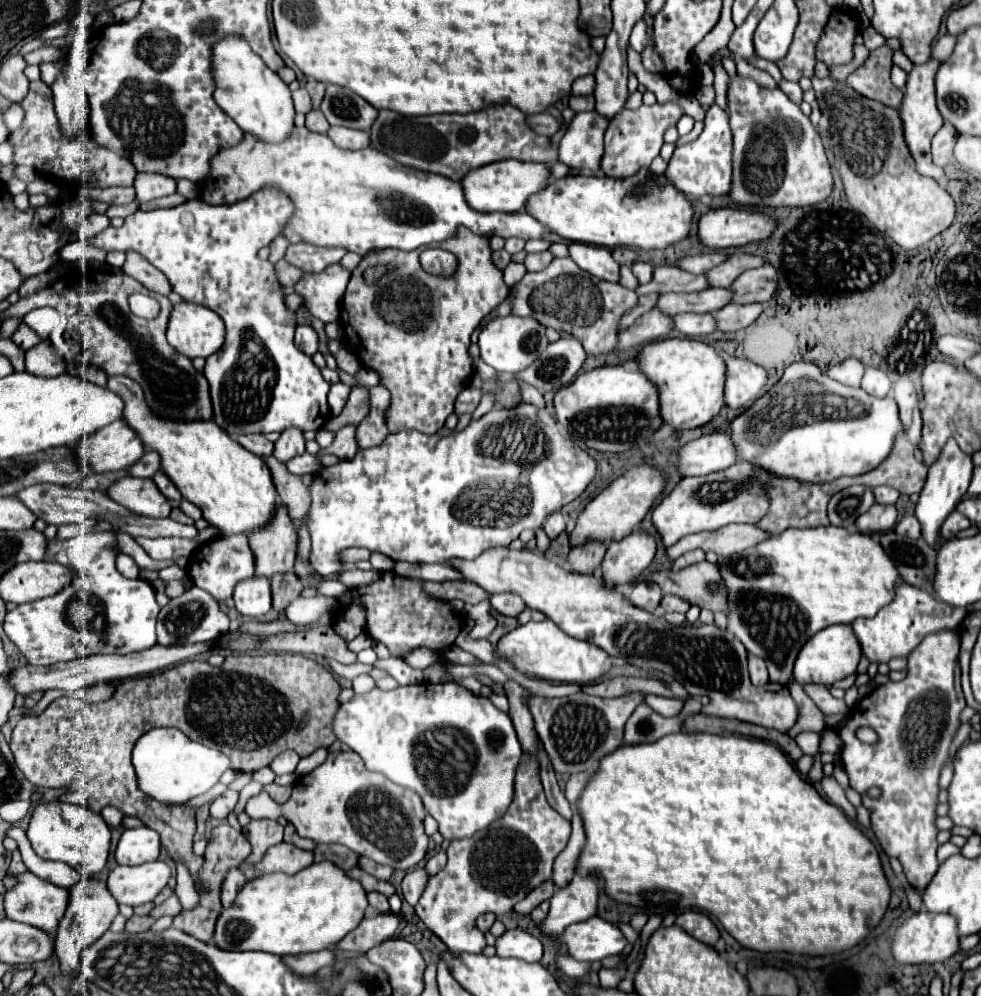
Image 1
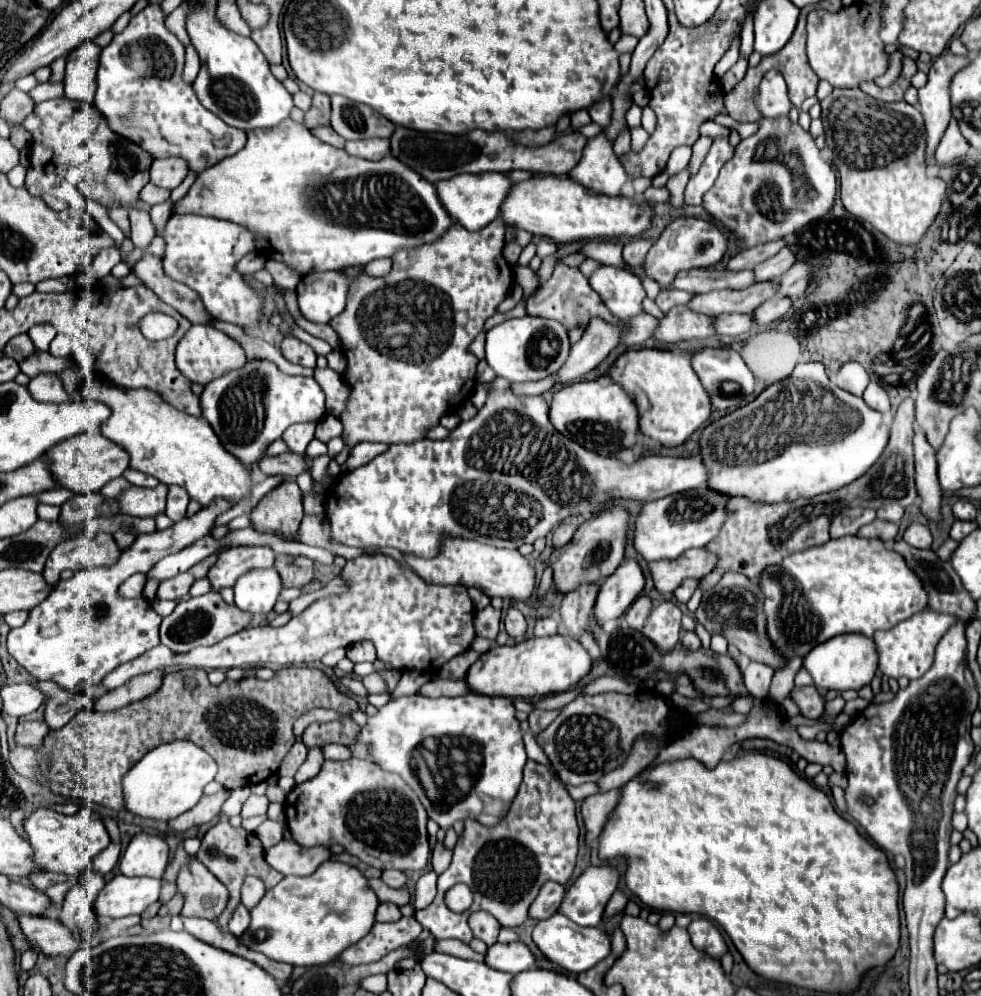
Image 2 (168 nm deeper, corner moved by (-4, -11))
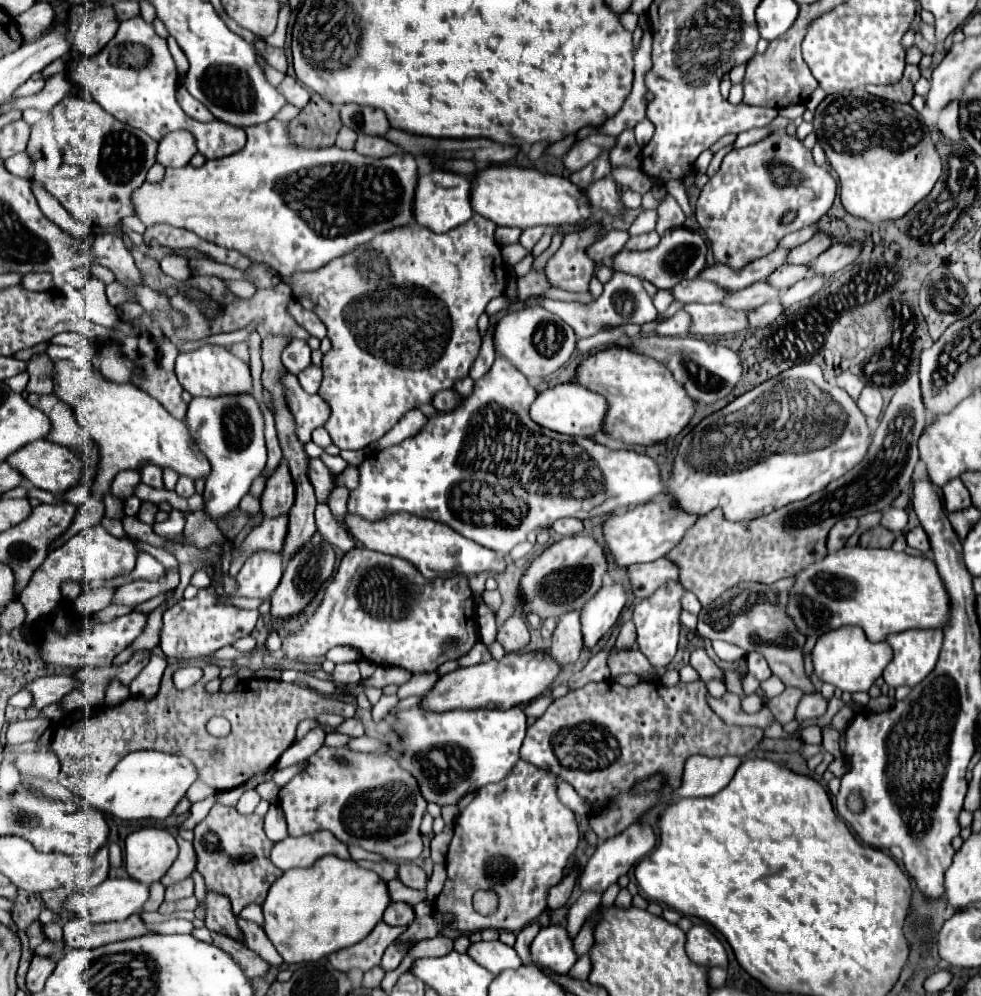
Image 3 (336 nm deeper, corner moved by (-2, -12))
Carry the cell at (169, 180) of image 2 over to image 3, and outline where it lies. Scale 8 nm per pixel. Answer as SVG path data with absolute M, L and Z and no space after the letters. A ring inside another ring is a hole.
M177 130L167 134L159 142L157 162L163 168L181 168L181 166L187 166L195 154L197 154L195 138L185 130Z

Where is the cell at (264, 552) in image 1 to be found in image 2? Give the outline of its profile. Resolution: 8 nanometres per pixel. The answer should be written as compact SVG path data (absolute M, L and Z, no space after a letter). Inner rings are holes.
M283 481L281 485L277 485L251 511L253 529L261 533L281 531L287 539L297 533L301 519L301 489L295 481Z

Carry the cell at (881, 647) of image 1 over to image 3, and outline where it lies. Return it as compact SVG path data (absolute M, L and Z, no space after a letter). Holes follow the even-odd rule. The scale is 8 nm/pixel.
M913 628L913 630L903 630L897 634L887 636L887 644L893 648L893 660L887 664L883 678L891 688L897 688L901 684L905 686L915 686L919 684L937 664L939 650L941 650L941 640L943 640L943 630L941 628Z

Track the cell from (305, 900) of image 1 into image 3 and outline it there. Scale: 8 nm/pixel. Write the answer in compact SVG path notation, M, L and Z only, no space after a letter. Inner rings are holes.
M335 856L319 858L311 868L293 868L283 872L279 880L269 888L269 896L263 902L263 930L275 950L287 964L315 962L329 956L335 950L349 948L361 942L381 920L385 908L391 904L385 882L371 870L357 866L353 860L341 860Z

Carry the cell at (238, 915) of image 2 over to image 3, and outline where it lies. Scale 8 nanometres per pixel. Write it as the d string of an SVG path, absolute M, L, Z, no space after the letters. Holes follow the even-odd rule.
M237 916L237 926L239 926L241 934L243 934L243 942L251 950L255 950L259 956L263 956L271 966L281 966L283 964L283 958L275 952L273 944L269 942L269 938L265 936L265 932L263 932L263 928L259 924L247 922L245 918Z

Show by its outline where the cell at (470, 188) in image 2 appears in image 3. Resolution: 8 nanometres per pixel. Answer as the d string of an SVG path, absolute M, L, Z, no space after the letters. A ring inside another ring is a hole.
M433 170L425 176L419 176L419 186L415 192L415 222L437 234L461 226L473 216L471 186L471 178L449 170Z

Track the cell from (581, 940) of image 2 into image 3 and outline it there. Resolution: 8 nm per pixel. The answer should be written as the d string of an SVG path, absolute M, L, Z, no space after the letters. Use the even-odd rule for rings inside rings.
M561 924L541 928L531 944L531 958L543 968L557 974L567 974L577 962L573 938L569 936L567 928Z

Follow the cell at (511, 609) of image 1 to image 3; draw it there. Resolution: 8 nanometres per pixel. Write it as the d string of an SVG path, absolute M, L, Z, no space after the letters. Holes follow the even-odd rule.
M511 616L499 628L497 640L503 644L505 652L519 652L529 644L529 628L521 616Z

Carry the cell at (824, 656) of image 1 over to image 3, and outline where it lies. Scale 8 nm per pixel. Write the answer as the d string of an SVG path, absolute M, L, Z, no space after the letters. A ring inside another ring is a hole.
M843 626L839 630L831 630L831 634L823 634L813 648L813 666L817 678L821 682L833 684L843 692L867 692L891 658L891 646L887 642L869 642L859 626Z

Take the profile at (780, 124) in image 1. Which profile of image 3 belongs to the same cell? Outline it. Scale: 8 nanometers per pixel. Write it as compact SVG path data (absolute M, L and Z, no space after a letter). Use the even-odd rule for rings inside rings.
M775 132L723 158L721 168L697 198L695 218L711 240L715 260L741 270L751 260L773 252L785 234L817 224L831 208L835 194L835 178L813 162L811 150L797 136Z

